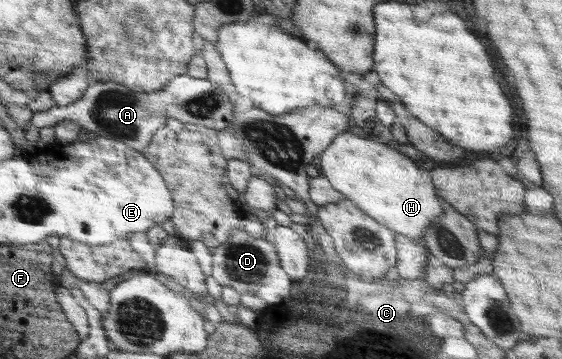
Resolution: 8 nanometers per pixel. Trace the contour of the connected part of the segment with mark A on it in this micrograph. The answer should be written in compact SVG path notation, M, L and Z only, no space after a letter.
M187 73L173 77L165 88L153 92L128 90L116 82L95 82L94 87L90 86L84 97L72 105L54 106L52 109L34 113L24 130L30 127L52 127L64 120L70 120L96 135L117 138L142 153L150 143L153 133L166 126L168 117L174 117L183 124L192 123L199 130L207 127L222 130L232 123L233 115L236 115L234 106L235 103L230 101L229 95L223 89L210 83L208 79L197 79Z

